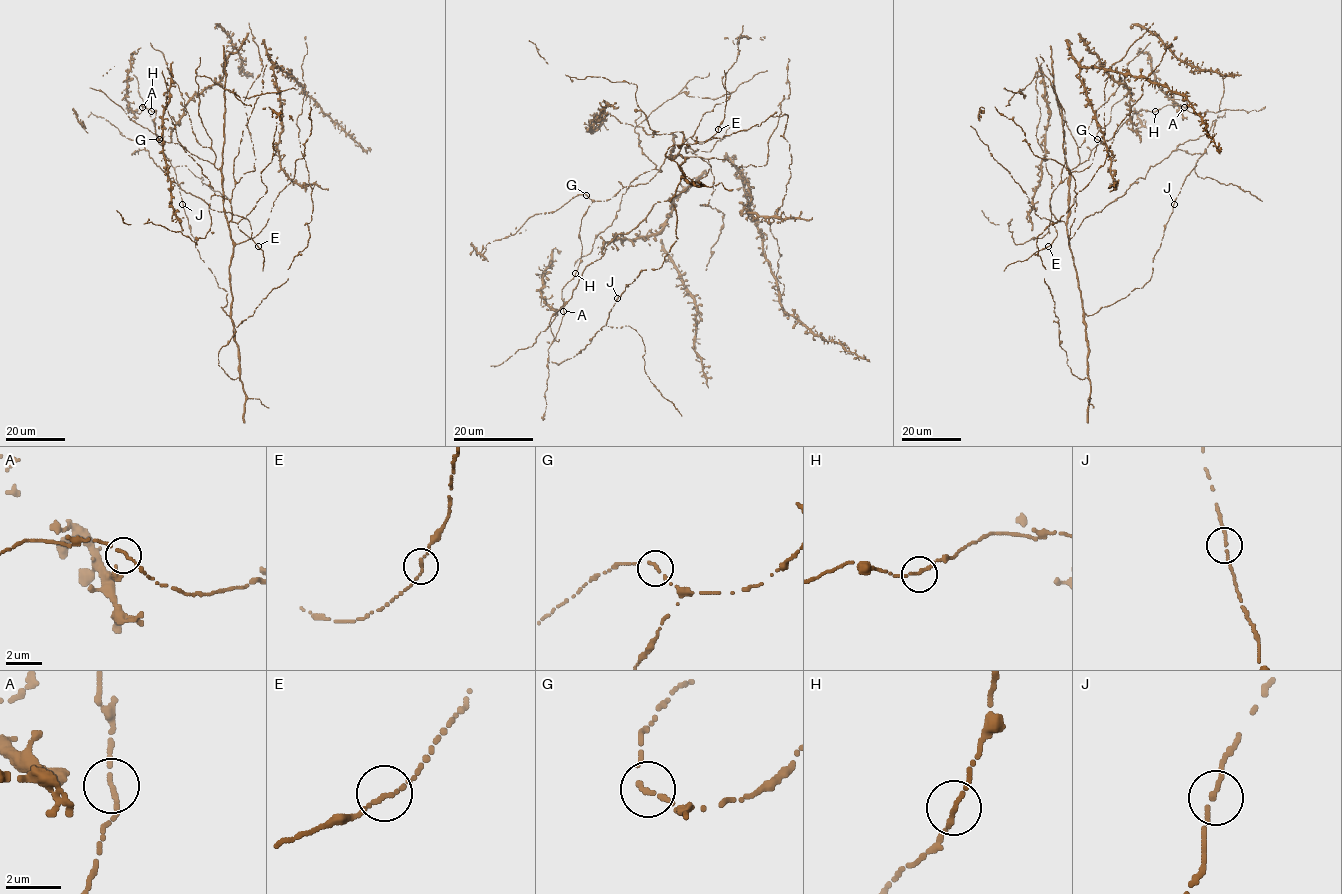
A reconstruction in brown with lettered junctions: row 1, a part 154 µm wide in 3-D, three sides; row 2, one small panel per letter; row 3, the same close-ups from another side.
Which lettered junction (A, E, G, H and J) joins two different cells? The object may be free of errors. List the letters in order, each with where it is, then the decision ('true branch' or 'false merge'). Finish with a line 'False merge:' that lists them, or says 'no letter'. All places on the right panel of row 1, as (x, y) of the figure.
A: (1184, 107) | true branch
E: (1048, 246) | true branch
G: (1097, 139) | true branch
H: (1155, 111) | true branch
J: (1174, 204) | true branch
False merge: no letter

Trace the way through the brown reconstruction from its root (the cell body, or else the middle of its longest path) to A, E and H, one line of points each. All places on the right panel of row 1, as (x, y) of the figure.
A: (1060, 346), (1072, 373), (1087, 377), (1083, 303), (1066, 229), (1069, 169), (1088, 160), (1134, 113), (1184, 107)
E: (1060, 346), (1072, 373), (1087, 377), (1083, 303), (1063, 221), (1054, 223), (1057, 236), (1048, 246)
H: (1060, 346), (1072, 373), (1087, 377), (1083, 303), (1066, 229), (1069, 169), (1088, 160), (1134, 113), (1155, 111)

